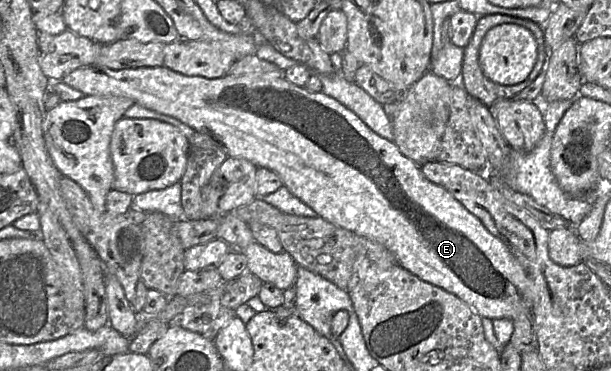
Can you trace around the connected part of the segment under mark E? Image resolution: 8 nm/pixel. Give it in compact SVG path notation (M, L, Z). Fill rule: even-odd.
M87 66L76 69L61 79L61 82L81 91L85 96L118 96L132 99L136 104L160 114L174 117L197 132L205 133L215 139L224 149L227 157L242 158L253 163L257 168L267 168L276 173L282 183L295 197L315 211L317 216L357 235L366 237L385 246L395 256L397 263L419 279L454 294L480 317L491 320L507 318L512 320L524 308L530 308L530 291L532 282L525 269L511 253L507 245L492 235L482 222L470 213L445 188L430 182L420 170L420 166L404 156L393 141L384 139L368 128L351 110L336 99L321 92L310 92L305 87L299 87L289 82L284 76L271 77L264 75L225 75L216 79L202 76L186 76L167 67L129 68L112 70Z

